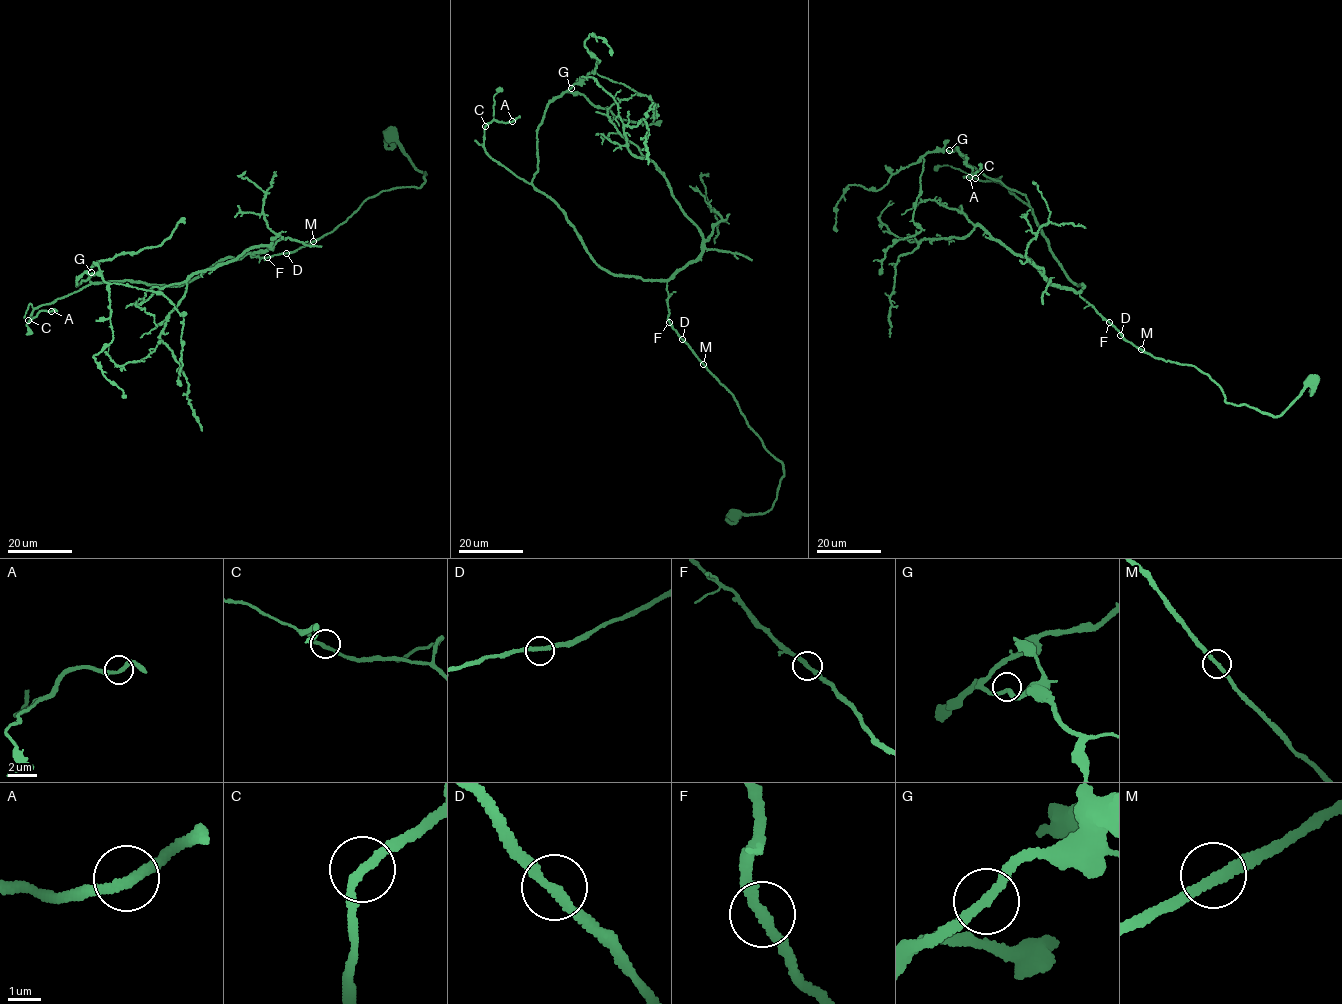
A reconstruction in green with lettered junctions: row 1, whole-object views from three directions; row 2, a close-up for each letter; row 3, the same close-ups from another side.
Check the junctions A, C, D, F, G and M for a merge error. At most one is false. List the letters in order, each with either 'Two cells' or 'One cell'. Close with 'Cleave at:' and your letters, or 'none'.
A: One cell
C: One cell
D: One cell
F: One cell
G: One cell
M: One cell
Cleave at: none

